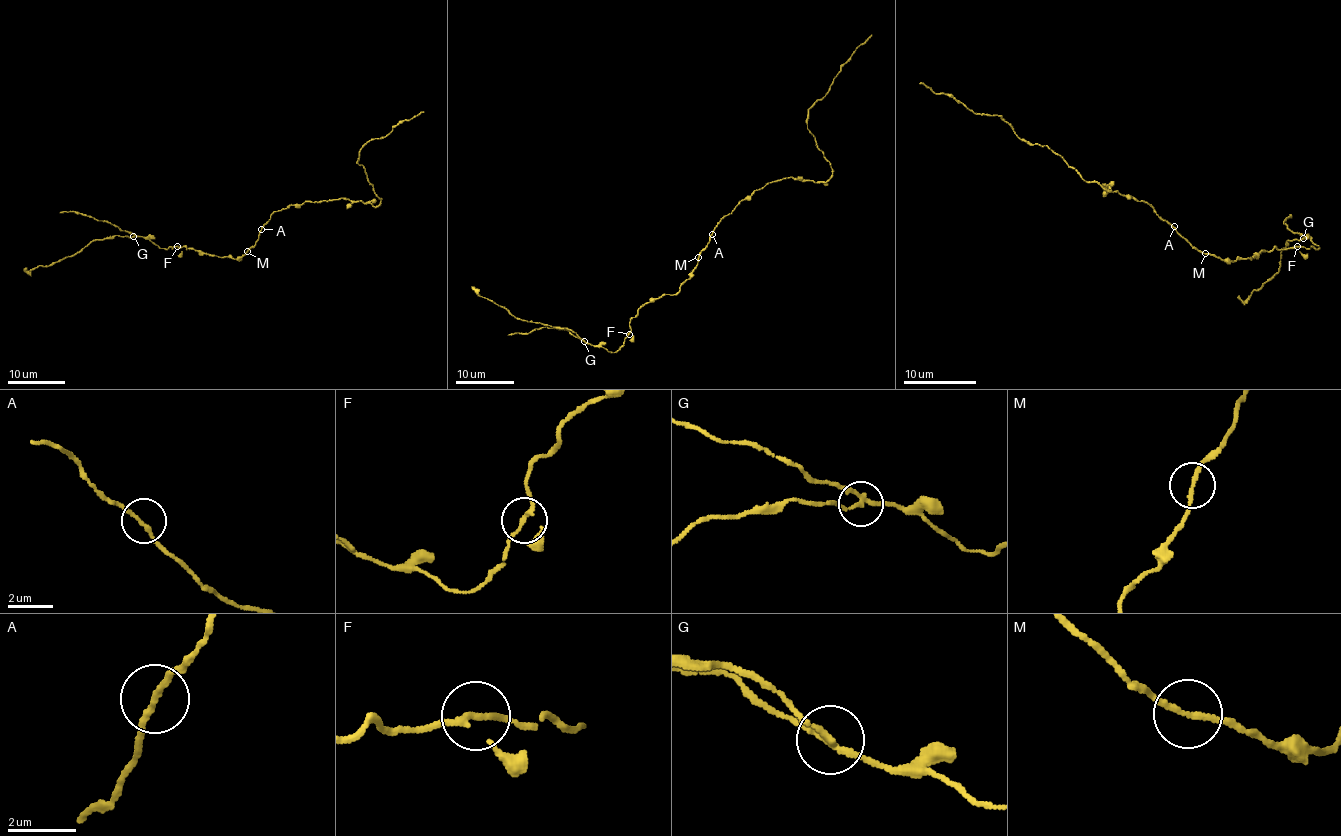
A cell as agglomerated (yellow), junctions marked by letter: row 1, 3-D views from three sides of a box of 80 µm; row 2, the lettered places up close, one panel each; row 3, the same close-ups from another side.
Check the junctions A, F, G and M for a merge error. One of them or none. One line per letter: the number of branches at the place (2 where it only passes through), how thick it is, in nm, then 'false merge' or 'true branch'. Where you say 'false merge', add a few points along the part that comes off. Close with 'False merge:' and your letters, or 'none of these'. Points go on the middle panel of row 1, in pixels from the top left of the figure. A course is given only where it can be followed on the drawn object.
A: branches 2; calibre 150 nm; true branch
F: branches 3; calibre 150 nm; true branch
G: branches 3; calibre 160 nm; false merge; course (584, 340), (567, 329), (514, 318), (503, 307), (482, 297), (472, 285)
M: branches 2; calibre 160 nm; true branch
False merge: G

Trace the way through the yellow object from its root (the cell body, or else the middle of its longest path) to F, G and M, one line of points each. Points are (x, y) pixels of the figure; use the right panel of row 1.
F: (1172, 226), (1199, 251), (1231, 261), (1251, 260), (1261, 251), (1275, 247), (1284, 250), (1297, 246)
G: (1172, 226), (1199, 251), (1231, 261), (1251, 260), (1261, 251), (1275, 247), (1320, 248), (1309, 237), (1303, 238)
M: (1172, 226), (1204, 253)

